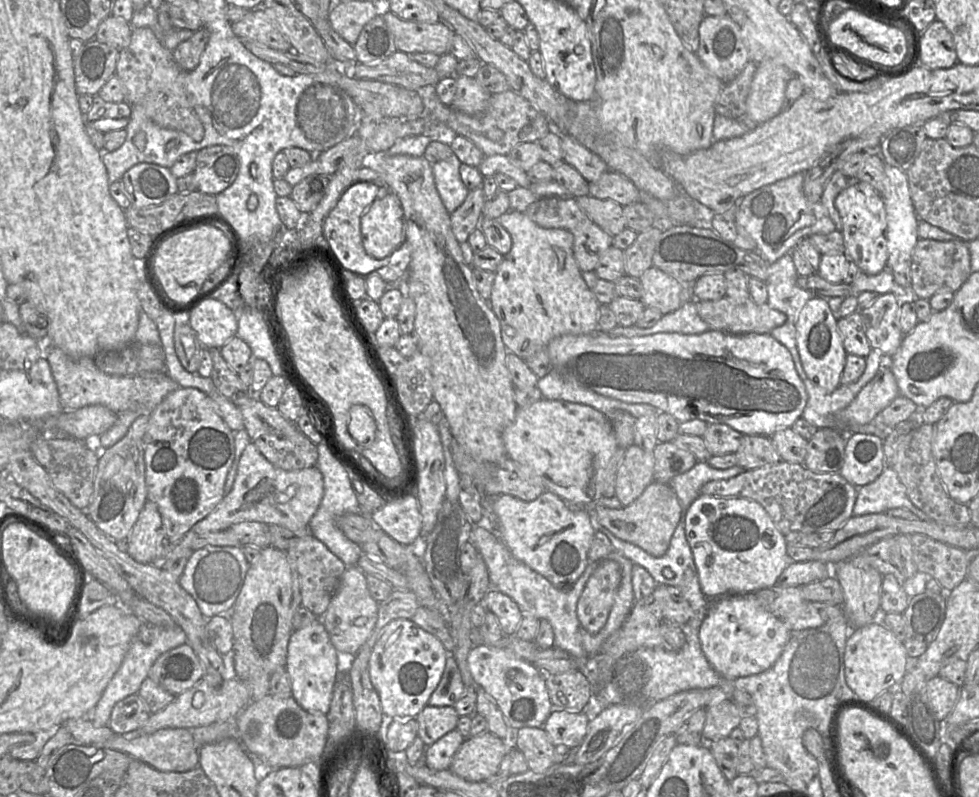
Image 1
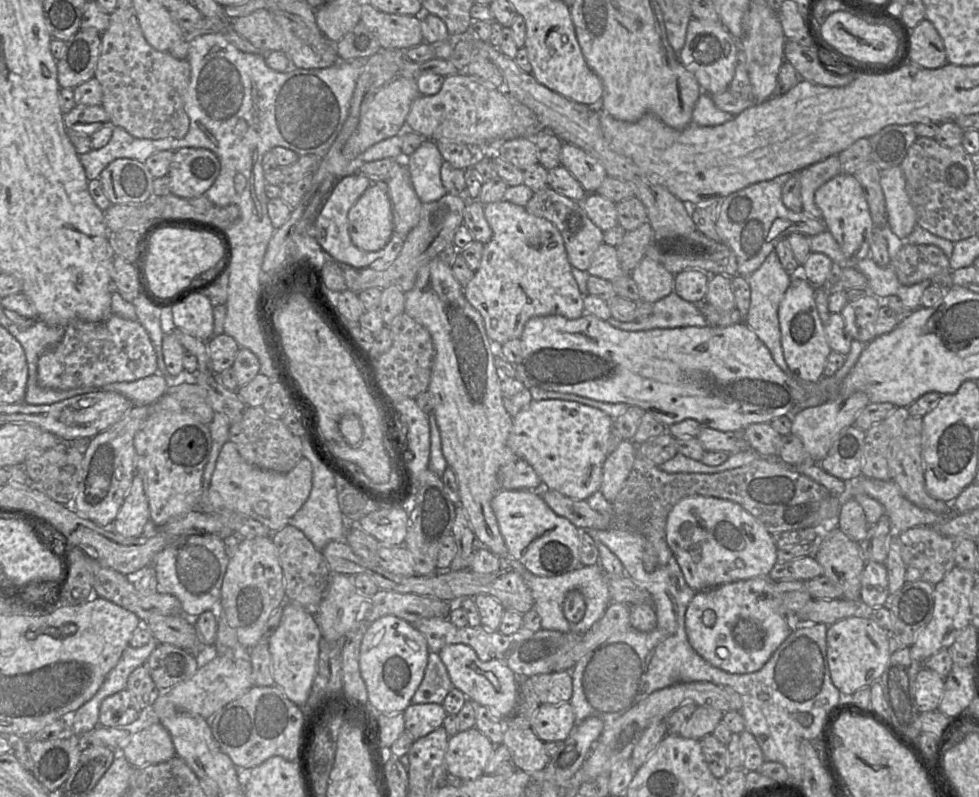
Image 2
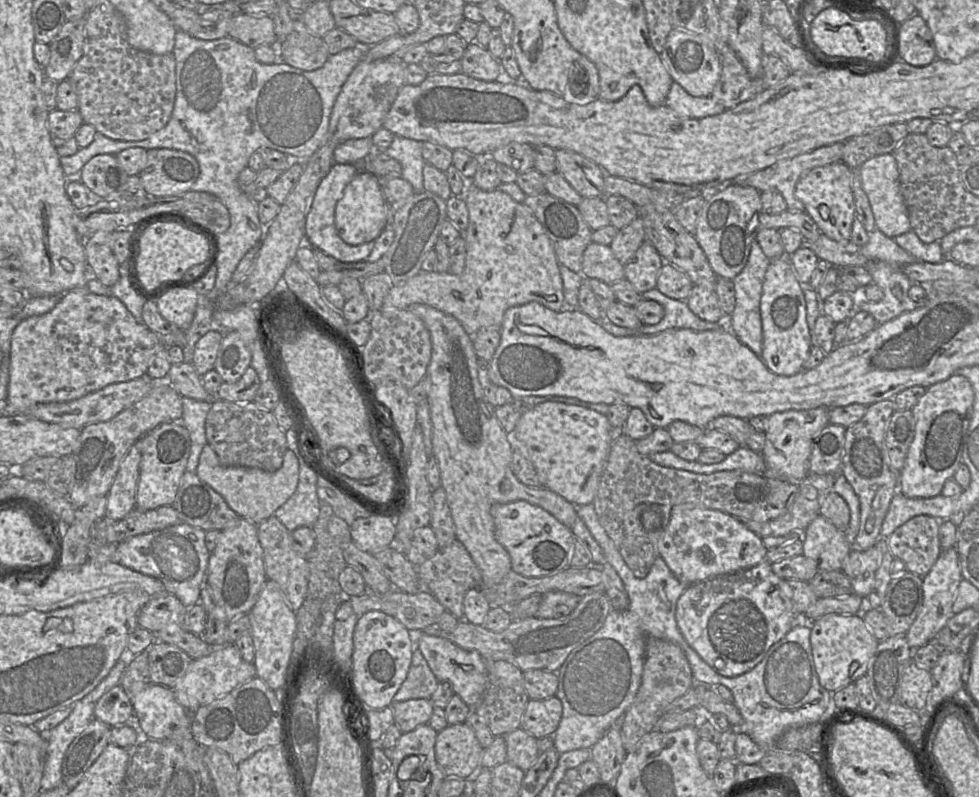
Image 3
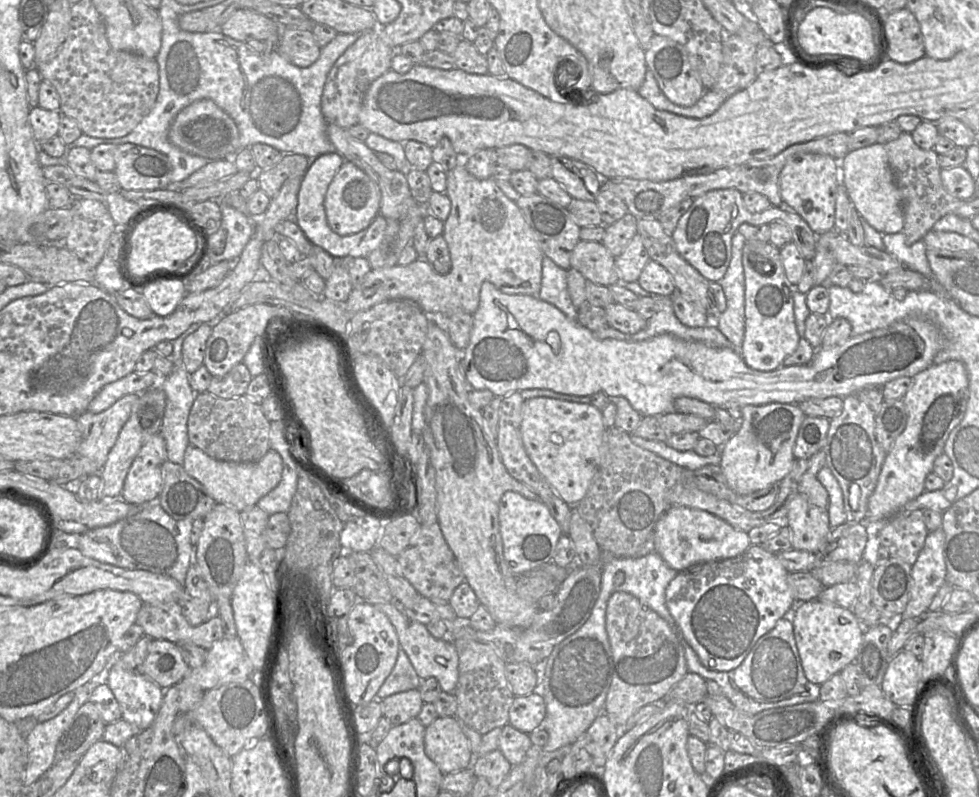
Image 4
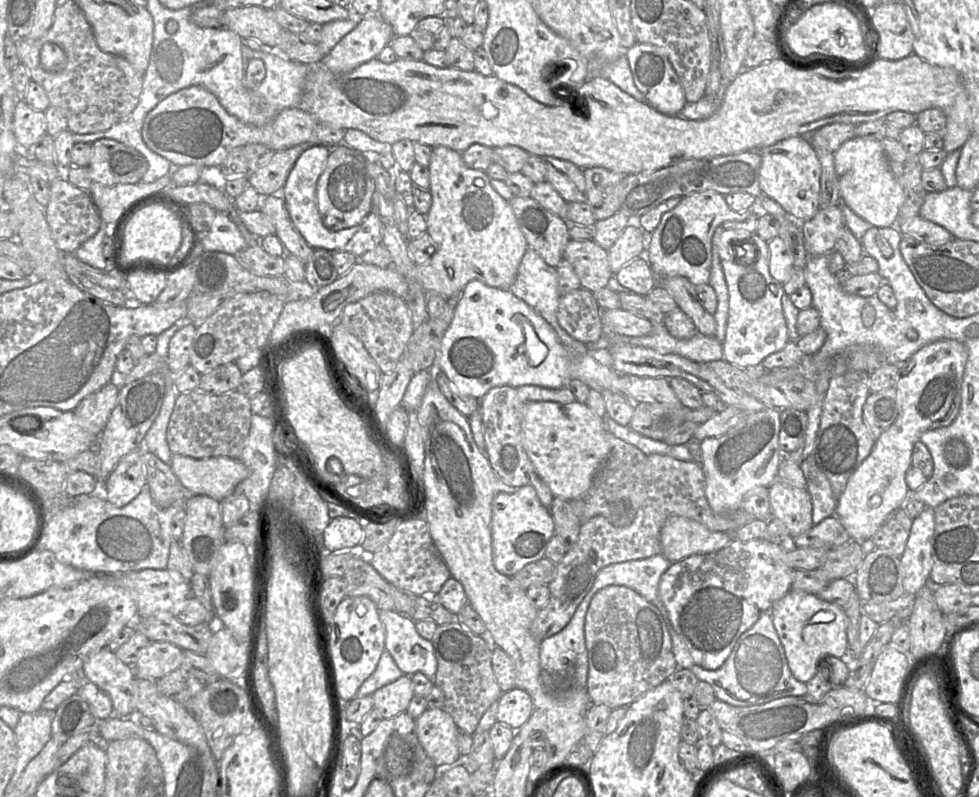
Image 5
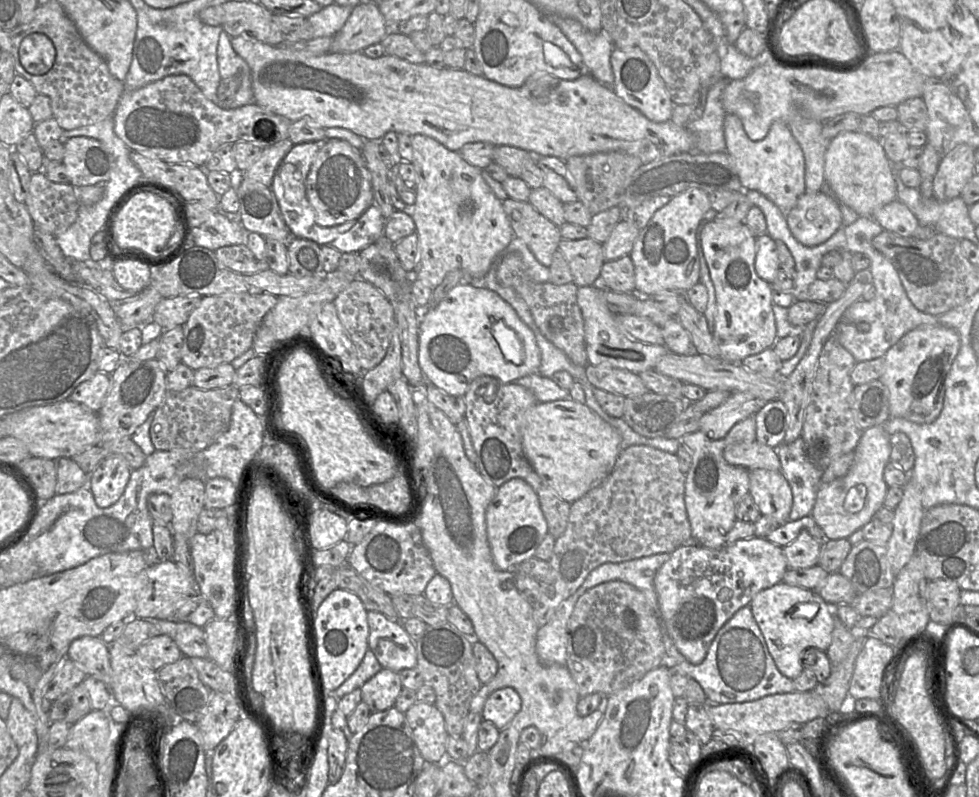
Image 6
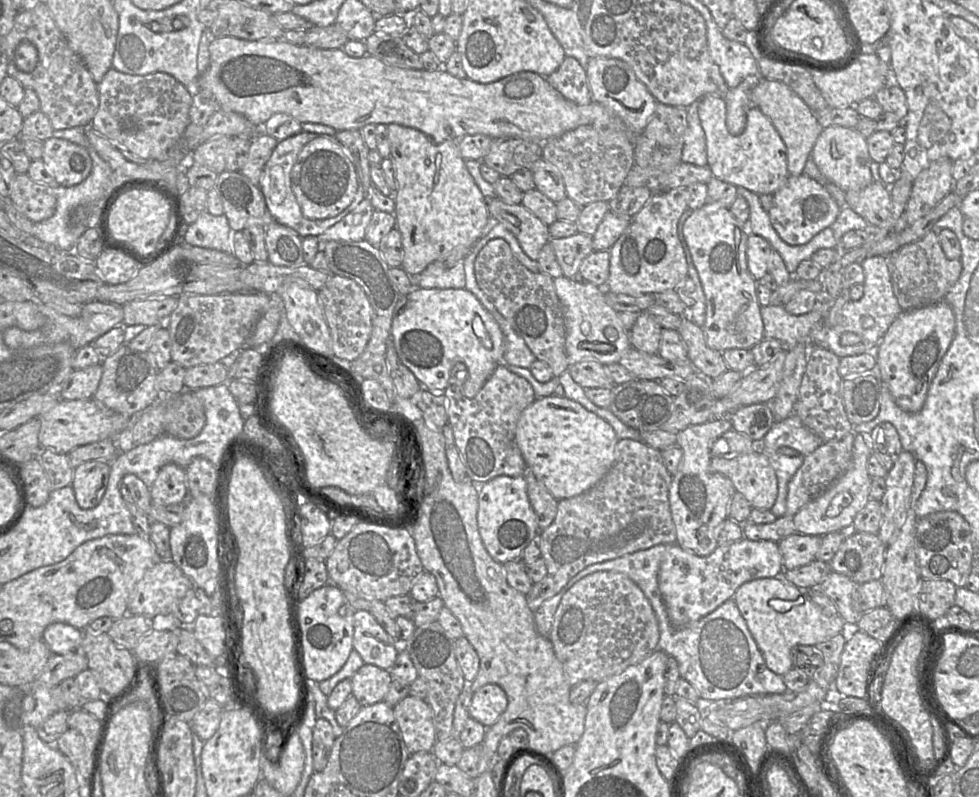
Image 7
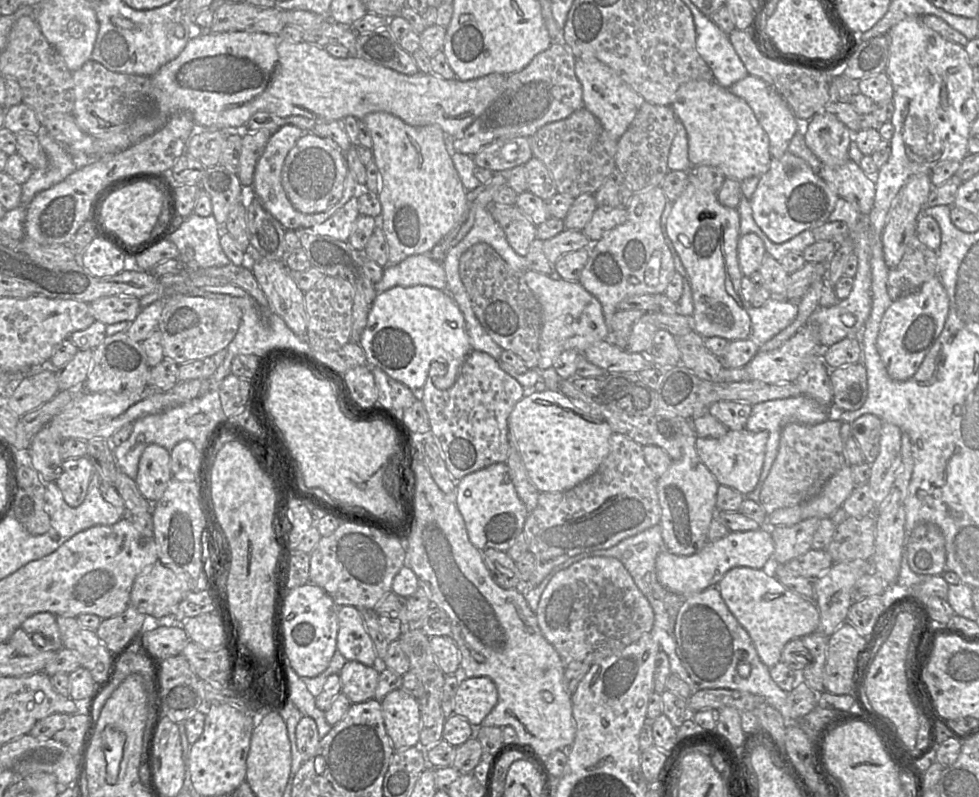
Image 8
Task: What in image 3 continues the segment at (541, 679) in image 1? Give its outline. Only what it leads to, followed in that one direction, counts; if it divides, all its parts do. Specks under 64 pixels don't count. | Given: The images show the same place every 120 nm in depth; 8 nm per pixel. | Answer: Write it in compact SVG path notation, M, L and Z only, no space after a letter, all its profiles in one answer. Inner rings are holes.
M420 631L417 648L425 658L429 668L439 682L449 684L455 695L468 707L474 707L480 701L486 687L486 664L480 654L465 650L448 640L431 636Z

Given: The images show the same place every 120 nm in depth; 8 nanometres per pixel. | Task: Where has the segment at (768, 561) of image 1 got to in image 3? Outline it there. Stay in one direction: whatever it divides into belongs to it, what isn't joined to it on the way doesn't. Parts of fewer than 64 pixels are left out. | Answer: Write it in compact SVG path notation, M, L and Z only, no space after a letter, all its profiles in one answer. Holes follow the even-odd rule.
M680 505L672 509L659 541L660 556L675 577L685 585L754 567L766 559L766 553L762 538L738 518L696 505Z

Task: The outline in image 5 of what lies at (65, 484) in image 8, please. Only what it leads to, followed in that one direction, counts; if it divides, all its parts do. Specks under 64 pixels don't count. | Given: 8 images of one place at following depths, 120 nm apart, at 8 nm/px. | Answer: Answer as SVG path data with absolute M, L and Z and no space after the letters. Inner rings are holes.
M138 448L123 456L104 481L109 503L126 505L146 486L141 454Z

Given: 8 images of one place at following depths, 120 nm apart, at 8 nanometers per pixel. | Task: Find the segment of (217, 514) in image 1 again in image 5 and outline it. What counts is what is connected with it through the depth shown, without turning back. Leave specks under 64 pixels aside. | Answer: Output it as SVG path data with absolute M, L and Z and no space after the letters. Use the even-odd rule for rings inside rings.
M173 454L169 464L191 494L209 496L218 501L231 495L248 475L247 467L239 458L225 456L194 458Z

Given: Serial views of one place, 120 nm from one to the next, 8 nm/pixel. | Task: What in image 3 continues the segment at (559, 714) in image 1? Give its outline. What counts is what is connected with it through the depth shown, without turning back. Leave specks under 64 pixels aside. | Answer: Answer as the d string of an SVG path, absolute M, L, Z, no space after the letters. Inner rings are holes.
M557 697L528 701L520 728L536 739L552 736L562 717L562 703Z

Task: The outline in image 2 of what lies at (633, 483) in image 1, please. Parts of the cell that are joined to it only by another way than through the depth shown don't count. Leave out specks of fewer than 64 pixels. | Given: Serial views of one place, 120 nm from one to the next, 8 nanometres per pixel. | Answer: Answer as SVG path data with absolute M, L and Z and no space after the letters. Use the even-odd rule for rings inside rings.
M624 440L609 453L604 462L599 491L611 503L629 476L636 456L636 447L631 440Z

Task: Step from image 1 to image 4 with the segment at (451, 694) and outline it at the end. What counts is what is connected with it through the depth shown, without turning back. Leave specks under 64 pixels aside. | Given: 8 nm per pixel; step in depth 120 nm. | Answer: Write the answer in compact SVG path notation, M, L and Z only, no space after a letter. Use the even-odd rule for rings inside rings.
M400 648L395 666L373 700L380 703L382 699L393 694L418 689L420 684L421 678L406 653Z

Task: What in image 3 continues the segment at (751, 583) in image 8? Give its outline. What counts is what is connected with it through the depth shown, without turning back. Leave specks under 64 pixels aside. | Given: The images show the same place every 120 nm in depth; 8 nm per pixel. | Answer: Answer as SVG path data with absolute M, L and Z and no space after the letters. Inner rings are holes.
M827 614L813 620L810 645L821 686L833 693L854 683L865 674L878 643L862 614Z

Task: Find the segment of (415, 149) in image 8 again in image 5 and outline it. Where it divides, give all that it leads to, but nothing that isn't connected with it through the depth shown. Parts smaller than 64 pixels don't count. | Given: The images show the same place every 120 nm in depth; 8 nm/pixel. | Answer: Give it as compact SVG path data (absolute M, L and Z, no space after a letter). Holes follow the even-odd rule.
M432 147L428 169L428 191L432 196L432 204L426 214L426 233L433 239L436 251L428 263L416 266L418 280L424 290L436 292L445 298L459 296L472 280L479 280L490 287L509 289L528 248L509 202L493 189L485 171L469 168L463 162L461 153L448 147Z

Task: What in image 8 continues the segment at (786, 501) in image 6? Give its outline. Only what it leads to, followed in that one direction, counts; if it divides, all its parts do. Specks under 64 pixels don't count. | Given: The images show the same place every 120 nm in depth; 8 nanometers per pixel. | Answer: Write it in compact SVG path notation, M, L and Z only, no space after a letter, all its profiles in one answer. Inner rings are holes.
M728 430L725 436L718 439L698 437L696 450L719 485L732 488L747 498L760 485L767 435L769 432L766 431Z

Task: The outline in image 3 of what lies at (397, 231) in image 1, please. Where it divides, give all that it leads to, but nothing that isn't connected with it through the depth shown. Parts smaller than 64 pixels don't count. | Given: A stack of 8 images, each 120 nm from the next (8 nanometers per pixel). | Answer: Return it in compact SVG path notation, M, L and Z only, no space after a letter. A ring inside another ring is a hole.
M358 173L345 187L335 208L335 227L340 238L349 245L374 242L389 222L389 205L386 202L378 176Z

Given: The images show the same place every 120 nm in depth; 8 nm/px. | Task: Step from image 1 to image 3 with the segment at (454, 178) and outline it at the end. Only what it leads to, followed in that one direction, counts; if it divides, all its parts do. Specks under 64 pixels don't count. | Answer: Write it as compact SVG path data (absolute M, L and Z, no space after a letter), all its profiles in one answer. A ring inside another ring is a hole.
M395 136L389 148L383 152L400 163L402 177L411 184L415 193L424 191L423 169L426 162L422 156L423 143Z

